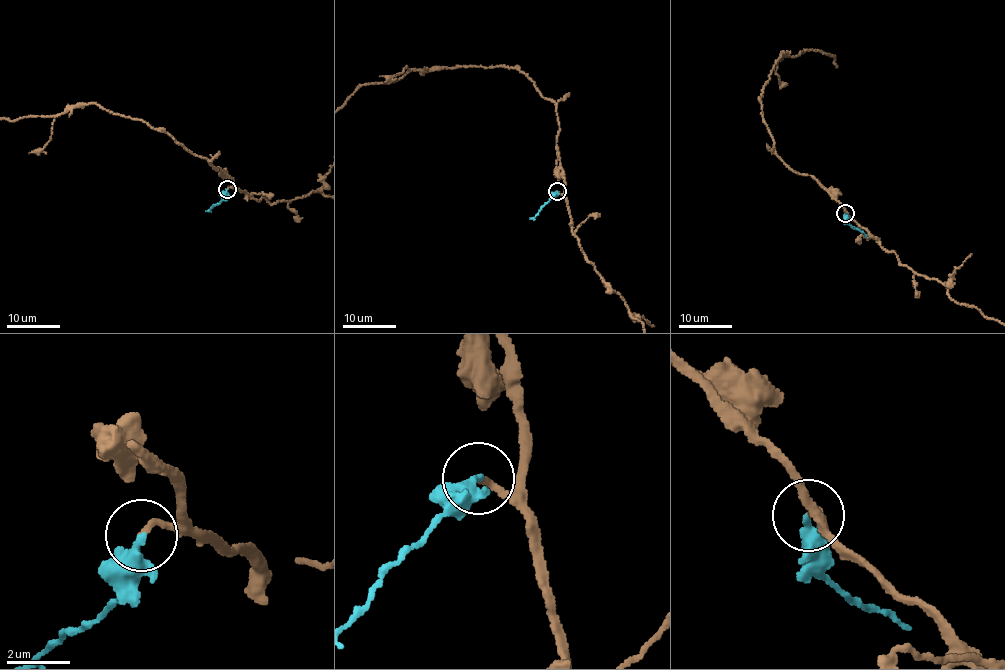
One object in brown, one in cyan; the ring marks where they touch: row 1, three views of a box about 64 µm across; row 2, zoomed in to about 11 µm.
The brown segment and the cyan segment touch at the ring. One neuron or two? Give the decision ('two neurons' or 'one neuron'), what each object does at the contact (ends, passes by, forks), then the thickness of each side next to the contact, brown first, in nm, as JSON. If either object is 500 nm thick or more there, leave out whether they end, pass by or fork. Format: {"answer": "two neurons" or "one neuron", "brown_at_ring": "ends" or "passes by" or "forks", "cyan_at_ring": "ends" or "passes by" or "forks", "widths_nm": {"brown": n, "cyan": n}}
{"answer": "one neuron", "brown_at_ring": "ends", "cyan_at_ring": "ends", "widths_nm": {"brown": 200, "cyan": 320}}

